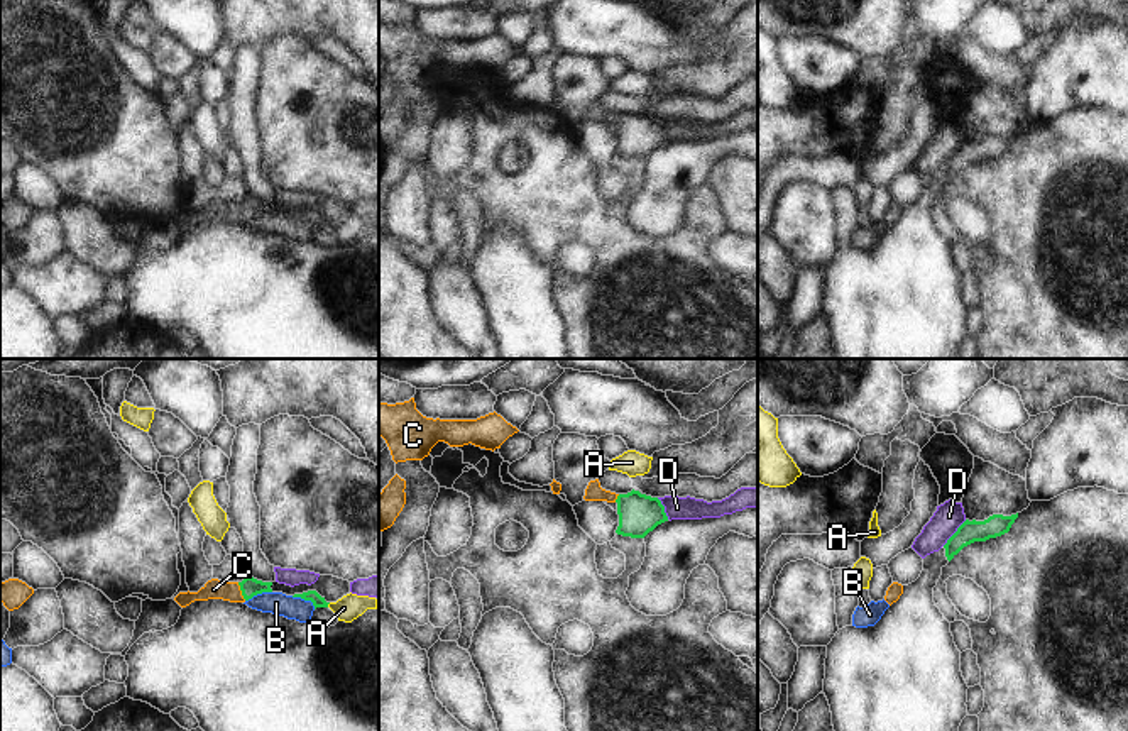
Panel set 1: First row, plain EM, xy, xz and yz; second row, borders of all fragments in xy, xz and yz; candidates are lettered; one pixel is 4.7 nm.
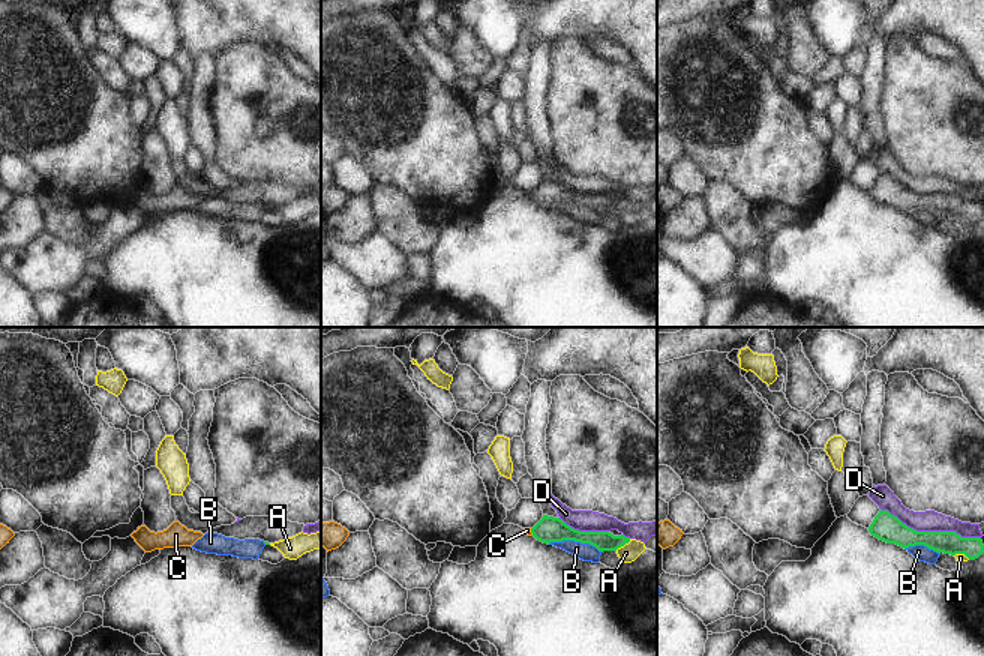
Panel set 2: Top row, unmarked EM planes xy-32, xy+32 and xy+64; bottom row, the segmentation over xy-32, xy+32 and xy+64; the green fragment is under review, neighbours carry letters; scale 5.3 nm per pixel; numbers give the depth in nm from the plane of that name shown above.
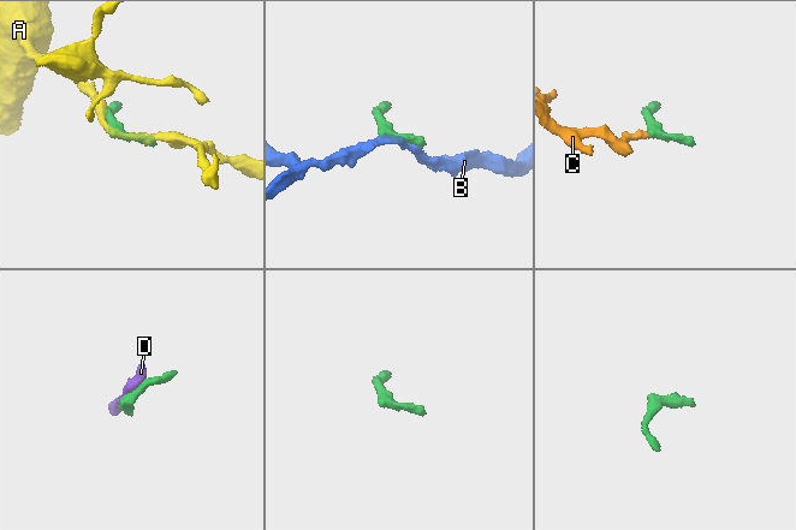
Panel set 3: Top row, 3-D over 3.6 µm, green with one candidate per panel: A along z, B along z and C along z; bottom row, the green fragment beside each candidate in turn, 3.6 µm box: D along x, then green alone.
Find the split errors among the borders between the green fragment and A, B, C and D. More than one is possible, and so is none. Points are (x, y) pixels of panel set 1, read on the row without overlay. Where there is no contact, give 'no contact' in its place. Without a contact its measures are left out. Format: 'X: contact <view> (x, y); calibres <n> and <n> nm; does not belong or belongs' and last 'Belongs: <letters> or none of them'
A: contact xy (328, 224); calibres 60 and 120 nm; does not belong
B: contact xy (257, 214); calibres 90 and 110 nm; does not belong
C: contact xy (240, 210); calibres 90 and 100 nm; belongs
D: contact yz (954, 154); calibres 110 and 140 nm; does not belong
Belongs: C

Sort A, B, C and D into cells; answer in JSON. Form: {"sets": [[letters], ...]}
{"sets": [["A"], ["B"], ["C"], ["D"]]}

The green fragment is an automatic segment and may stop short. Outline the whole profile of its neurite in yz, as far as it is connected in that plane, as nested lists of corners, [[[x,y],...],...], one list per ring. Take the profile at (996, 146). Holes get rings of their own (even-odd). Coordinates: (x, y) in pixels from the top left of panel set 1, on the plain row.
[[[1018,134],[1011,137],[993,135],[984,142],[966,140],[944,166],[947,181],[950,183],[964,168],[974,162],[986,162],[1008,154],[1016,139]]]

